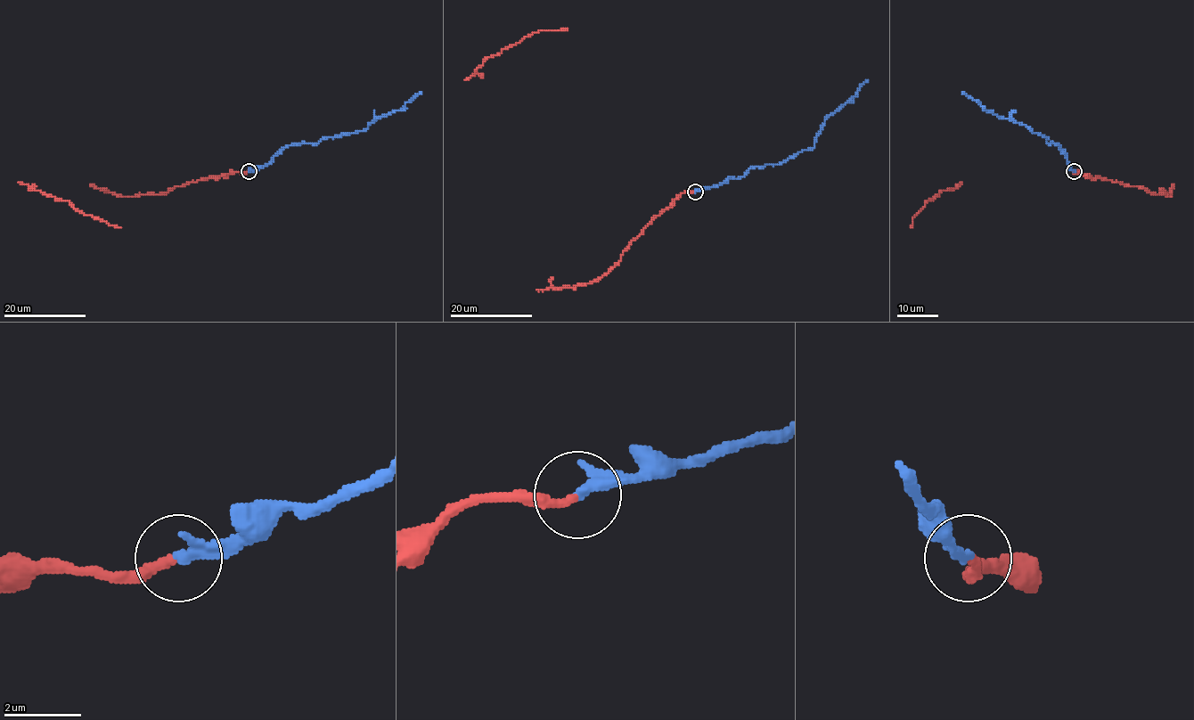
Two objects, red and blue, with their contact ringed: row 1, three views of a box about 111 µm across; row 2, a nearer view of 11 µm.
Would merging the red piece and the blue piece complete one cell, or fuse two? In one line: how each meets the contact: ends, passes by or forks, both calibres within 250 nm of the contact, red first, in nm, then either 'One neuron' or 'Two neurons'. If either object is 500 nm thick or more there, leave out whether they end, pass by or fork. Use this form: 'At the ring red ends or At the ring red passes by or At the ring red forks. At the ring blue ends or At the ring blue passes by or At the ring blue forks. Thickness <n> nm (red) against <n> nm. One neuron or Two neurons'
At the ring red ends. At the ring blue ends. Thickness 220 nm (red) against 320 nm. One neuron

